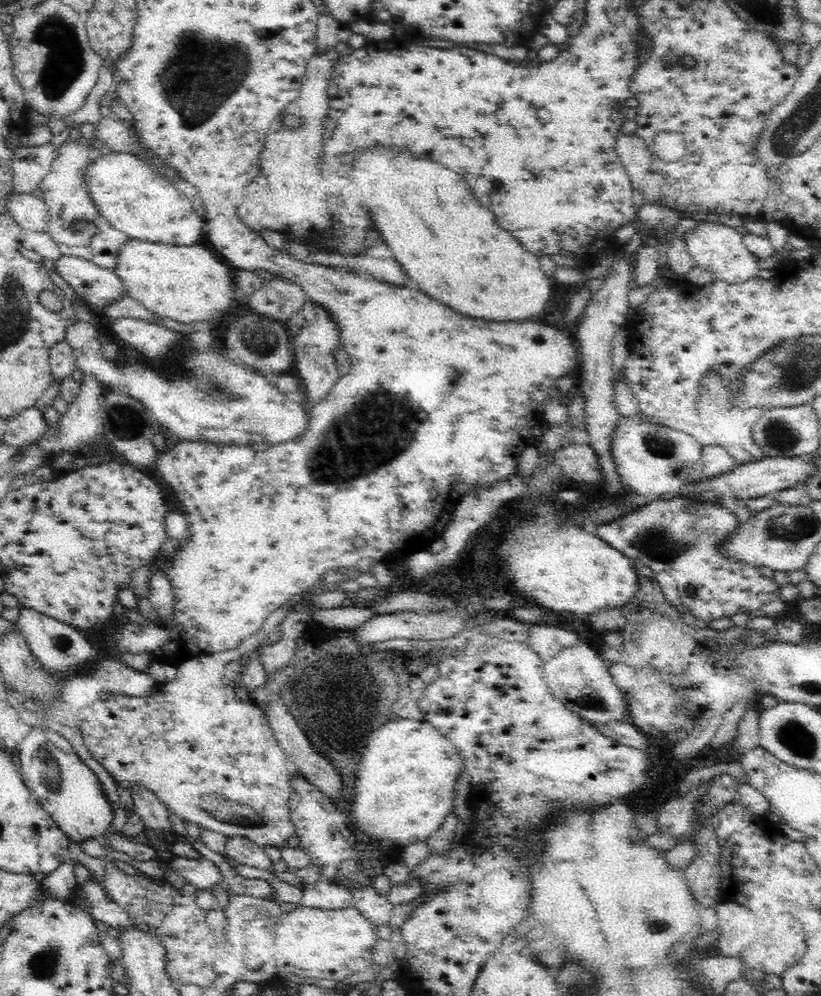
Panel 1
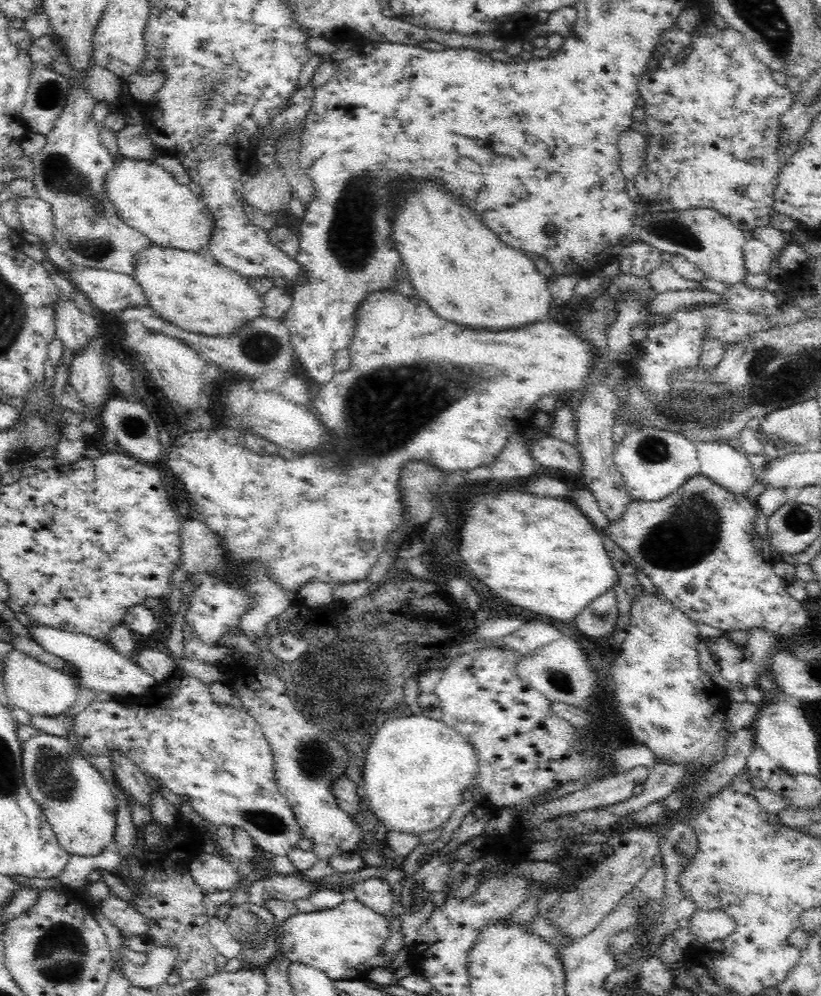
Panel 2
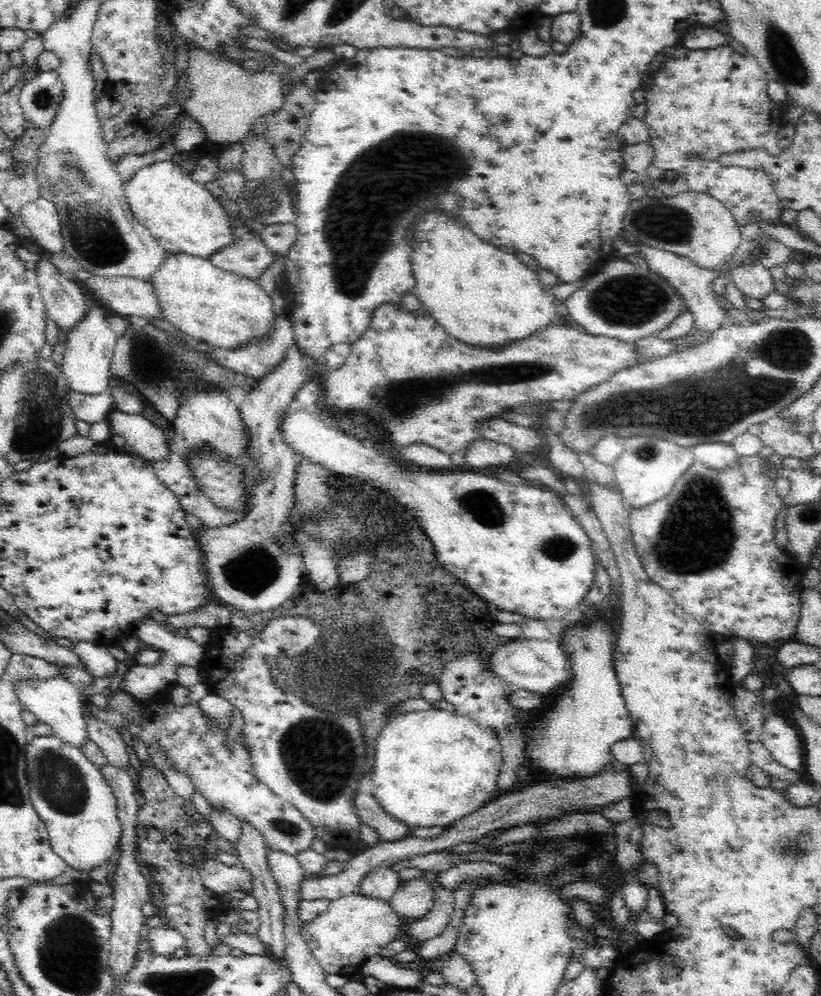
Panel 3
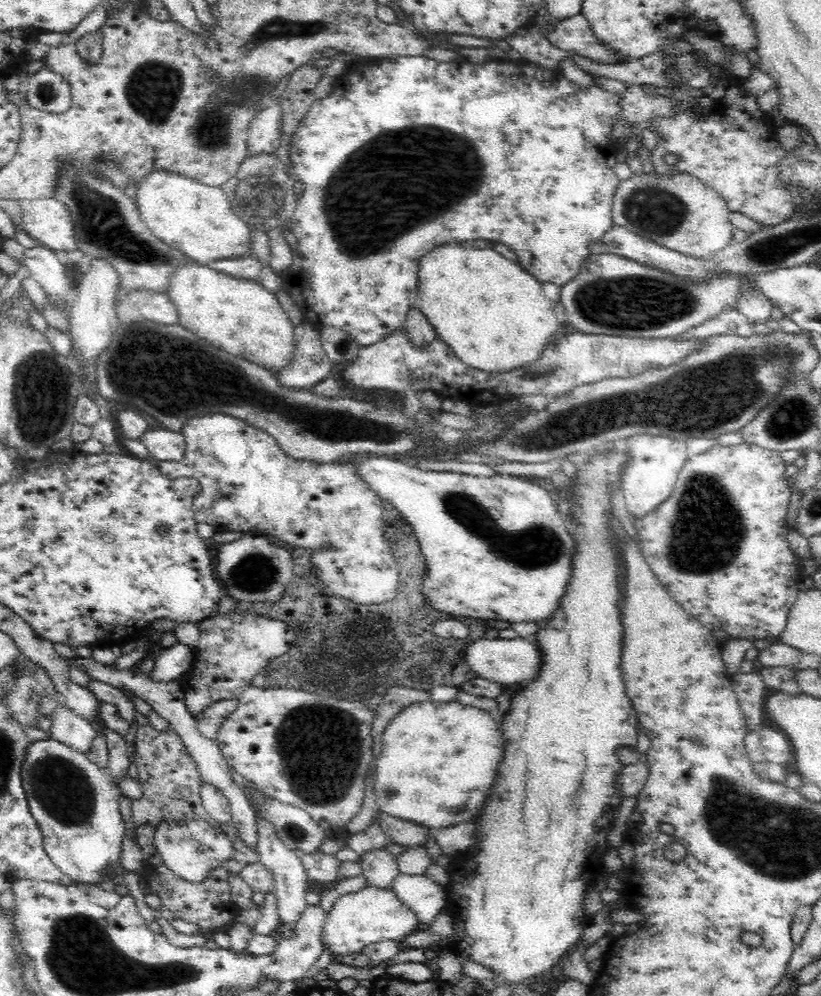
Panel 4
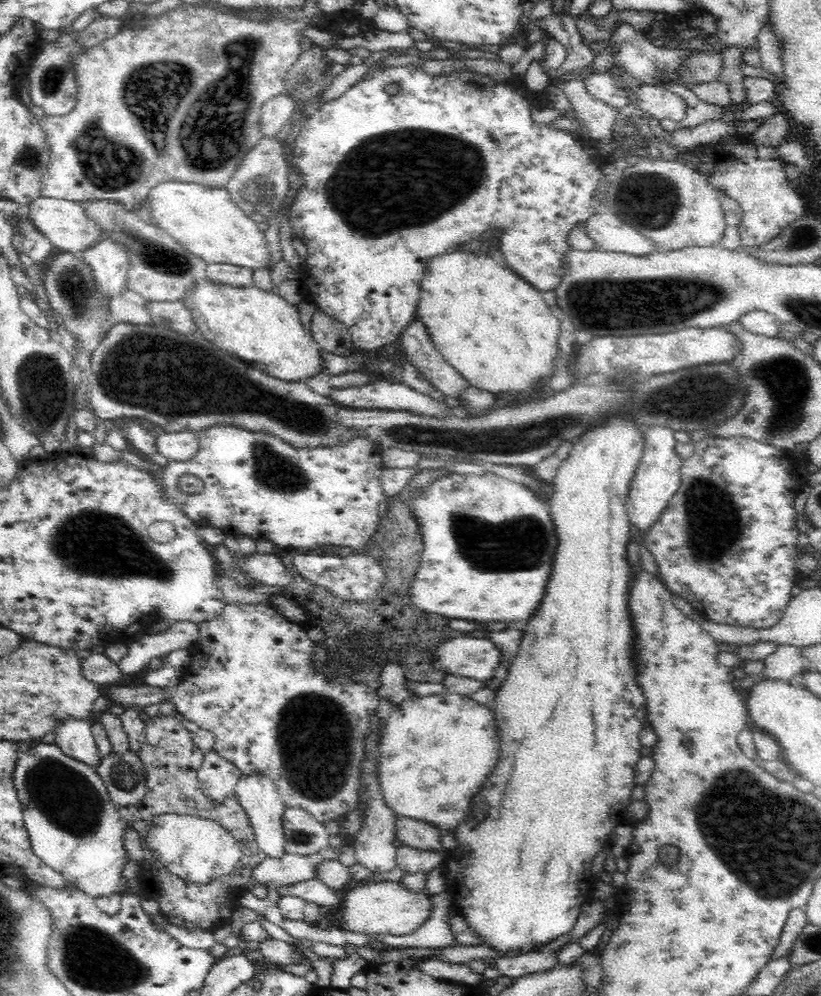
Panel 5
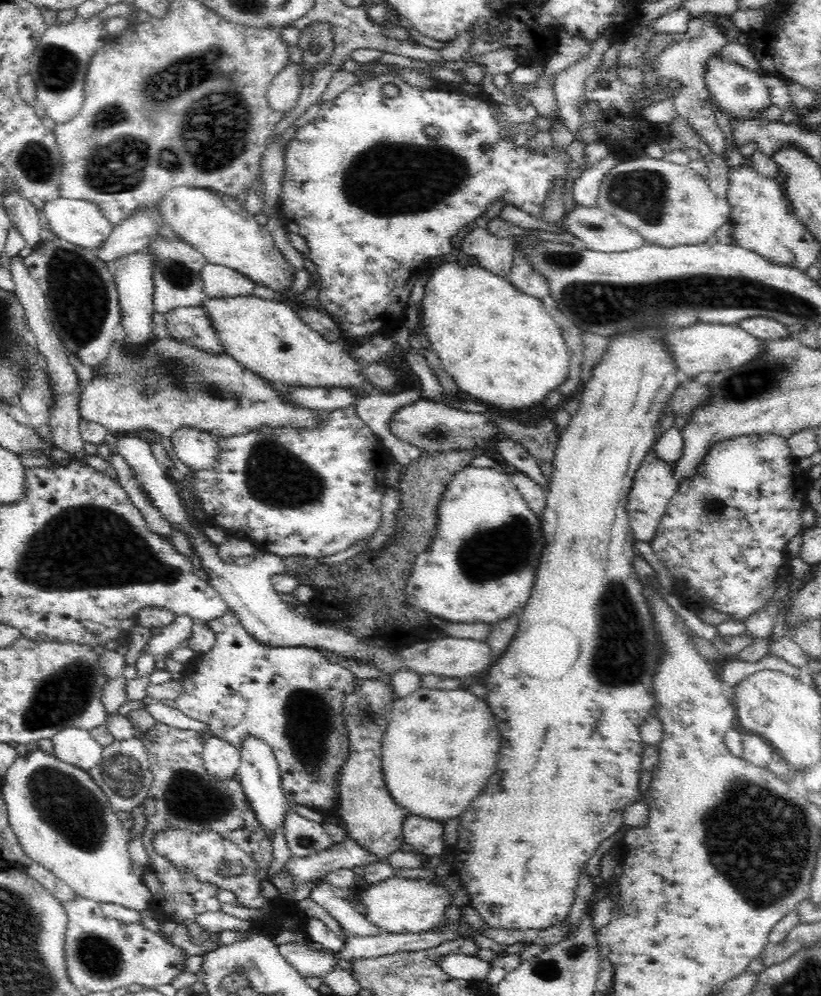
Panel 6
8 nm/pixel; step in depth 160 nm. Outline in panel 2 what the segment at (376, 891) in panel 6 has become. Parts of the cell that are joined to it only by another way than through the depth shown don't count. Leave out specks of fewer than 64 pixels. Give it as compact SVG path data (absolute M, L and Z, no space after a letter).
M349 897L338 907L318 912L296 911L291 918L277 928L281 951L291 964L305 964L325 972L328 979L362 979L360 967L382 950L388 938L389 917L374 913L374 910Z

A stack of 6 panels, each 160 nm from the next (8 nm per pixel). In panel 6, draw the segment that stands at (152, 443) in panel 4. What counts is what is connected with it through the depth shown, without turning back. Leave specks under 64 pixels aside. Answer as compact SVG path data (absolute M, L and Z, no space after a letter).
M183 427L171 437L176 456L190 470L206 470L213 467L219 457L218 436L202 430Z

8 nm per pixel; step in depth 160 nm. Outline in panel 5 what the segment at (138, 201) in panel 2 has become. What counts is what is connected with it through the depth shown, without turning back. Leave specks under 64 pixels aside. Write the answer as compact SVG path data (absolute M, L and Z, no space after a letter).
M168 181L150 189L147 208L152 220L186 250L210 263L228 263L258 270L269 263L270 251L257 222L240 210L226 187Z

